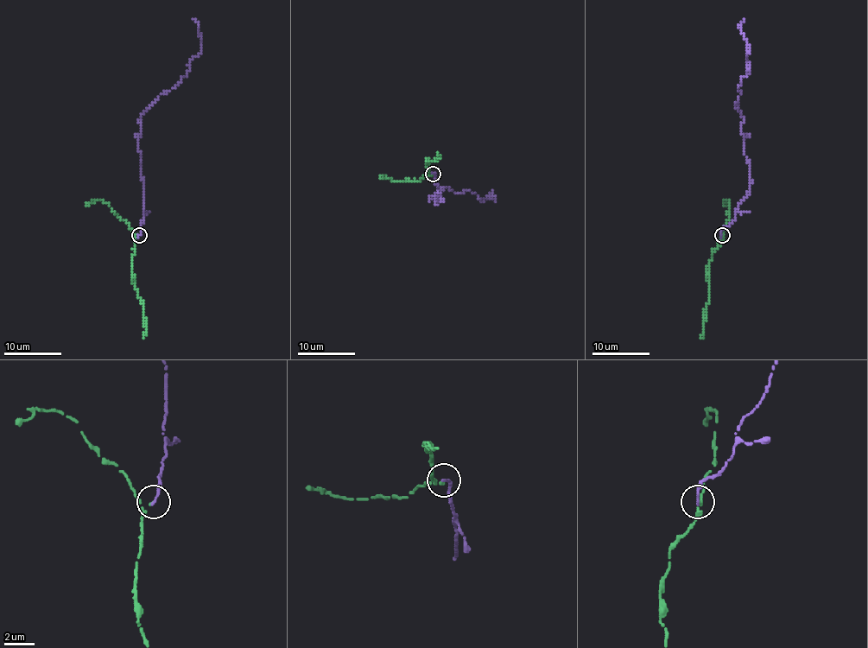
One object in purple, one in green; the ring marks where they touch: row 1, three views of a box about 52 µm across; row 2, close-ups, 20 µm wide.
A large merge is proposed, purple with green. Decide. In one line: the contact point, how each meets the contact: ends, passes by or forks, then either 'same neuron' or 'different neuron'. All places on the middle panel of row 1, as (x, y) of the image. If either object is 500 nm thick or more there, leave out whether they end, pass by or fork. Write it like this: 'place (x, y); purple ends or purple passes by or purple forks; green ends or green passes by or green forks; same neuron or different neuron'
place (433, 174); purple ends; green passes by; same neuron

